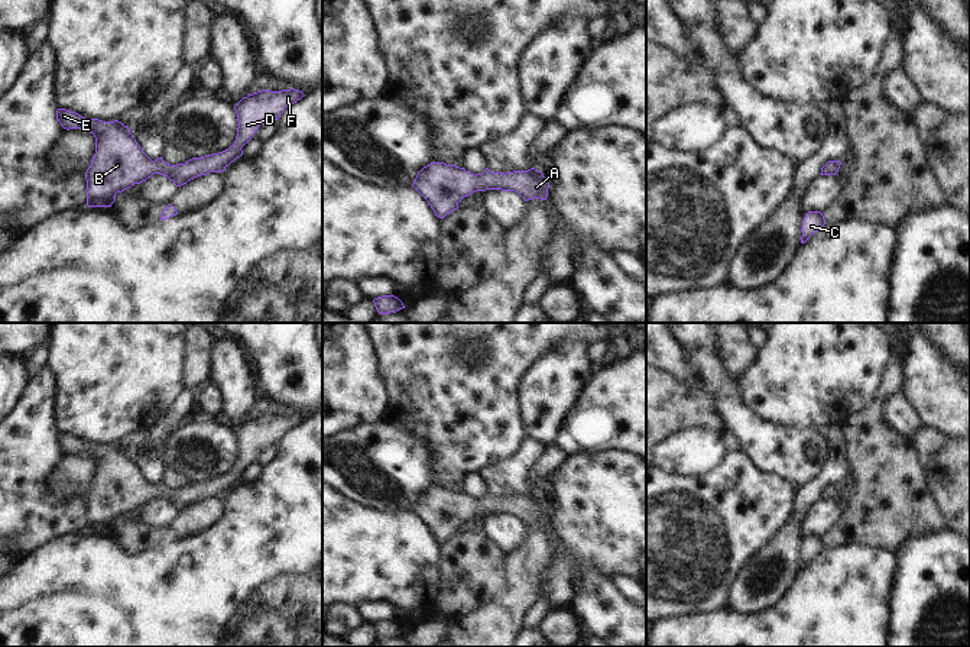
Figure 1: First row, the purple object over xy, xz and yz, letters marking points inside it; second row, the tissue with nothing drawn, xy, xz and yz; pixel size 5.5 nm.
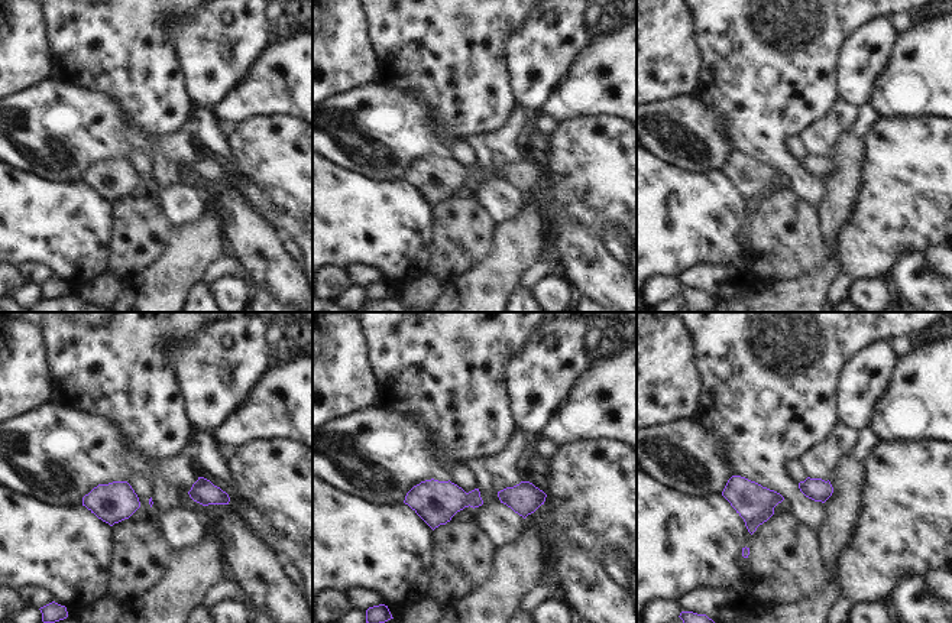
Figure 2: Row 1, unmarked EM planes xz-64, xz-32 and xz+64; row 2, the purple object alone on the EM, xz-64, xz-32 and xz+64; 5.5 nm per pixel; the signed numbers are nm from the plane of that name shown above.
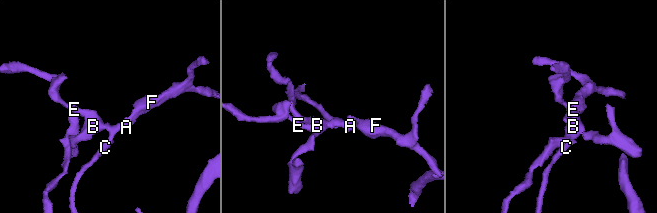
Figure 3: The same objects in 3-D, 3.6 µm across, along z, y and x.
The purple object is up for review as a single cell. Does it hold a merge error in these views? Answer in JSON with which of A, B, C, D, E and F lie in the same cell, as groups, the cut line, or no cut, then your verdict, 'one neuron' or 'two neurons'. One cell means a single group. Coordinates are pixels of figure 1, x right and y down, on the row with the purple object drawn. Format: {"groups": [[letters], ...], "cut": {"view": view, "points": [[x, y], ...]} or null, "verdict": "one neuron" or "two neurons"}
{"groups": [["A", "B", "C", "D", "E", "F"]], "cut": null, "verdict": "one neuron"}

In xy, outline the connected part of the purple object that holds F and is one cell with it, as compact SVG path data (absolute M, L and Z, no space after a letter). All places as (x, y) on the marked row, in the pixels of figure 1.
M262 90L243 97L236 106L237 136L234 143L218 153L192 158L185 164L171 165L160 158L152 161L121 122L85 119L66 109L56 110L56 119L66 130L88 130L95 138L95 153L85 172L87 206L111 207L116 194L140 184L153 174L168 177L176 187L210 172L223 172L243 155L241 148L252 140L257 127L278 120L286 107L301 100L299 90Z

